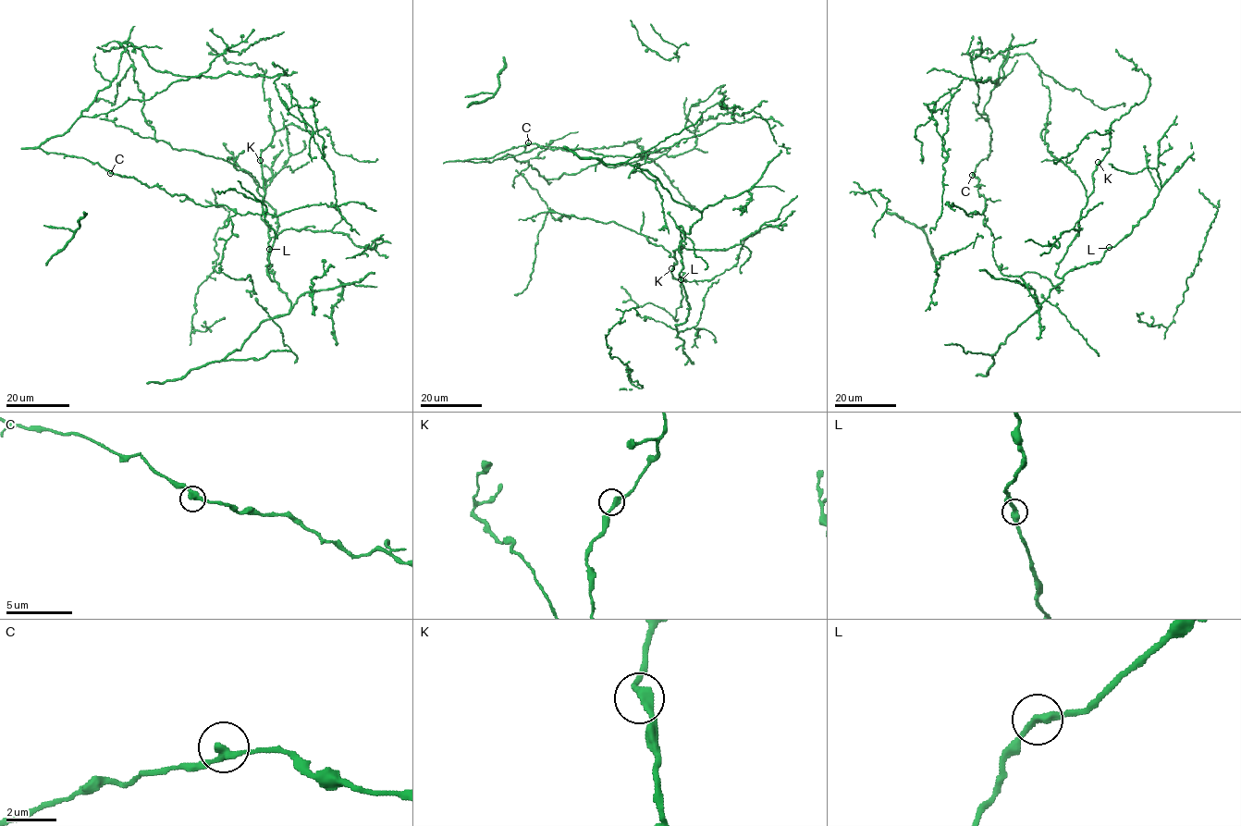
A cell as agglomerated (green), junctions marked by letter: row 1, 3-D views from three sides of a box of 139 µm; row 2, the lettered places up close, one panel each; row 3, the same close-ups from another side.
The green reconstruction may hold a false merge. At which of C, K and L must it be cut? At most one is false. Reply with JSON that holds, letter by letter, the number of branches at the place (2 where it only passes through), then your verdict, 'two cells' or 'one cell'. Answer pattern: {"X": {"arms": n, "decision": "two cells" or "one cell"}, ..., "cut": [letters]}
{"C": {"arms": 2, "decision": "one cell"}, "K": {"arms": 2, "decision": "one cell"}, "L": {"arms": 2, "decision": "one cell"}, "cut": []}

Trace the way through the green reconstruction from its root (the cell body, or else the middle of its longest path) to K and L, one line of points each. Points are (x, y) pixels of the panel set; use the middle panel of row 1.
K: (564, 215), (606, 223), (614, 221), (641, 233), (652, 243), (661, 245), (677, 261), (671, 268)
L: (564, 215), (614, 221), (661, 245), (674, 258), (673, 251), (681, 245), (681, 226), (681, 279)

